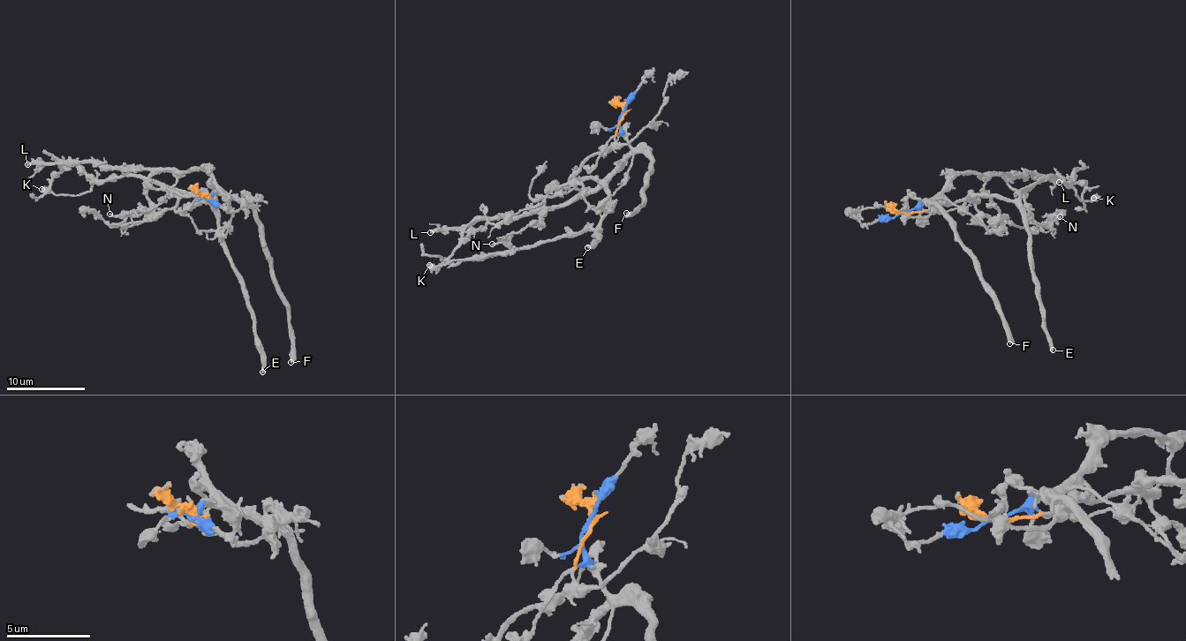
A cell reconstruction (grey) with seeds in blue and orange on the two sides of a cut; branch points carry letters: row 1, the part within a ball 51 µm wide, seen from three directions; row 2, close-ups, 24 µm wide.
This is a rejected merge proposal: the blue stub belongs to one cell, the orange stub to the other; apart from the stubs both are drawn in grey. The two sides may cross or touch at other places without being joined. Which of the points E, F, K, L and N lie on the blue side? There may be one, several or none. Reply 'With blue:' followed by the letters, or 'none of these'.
With blue: F, L, N

